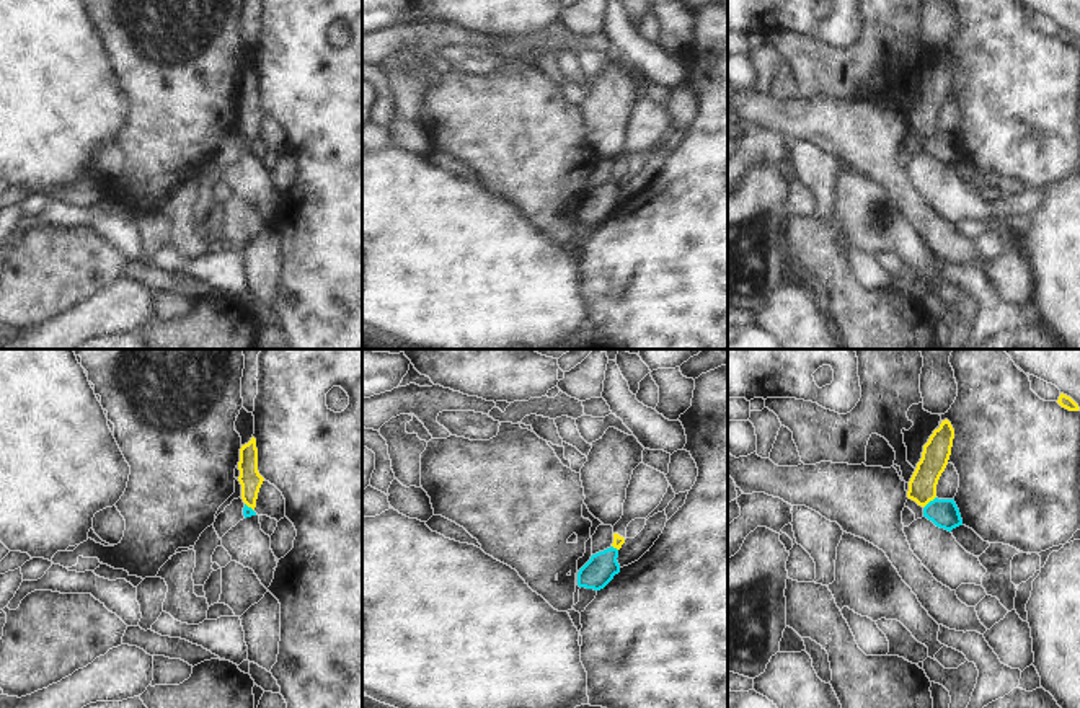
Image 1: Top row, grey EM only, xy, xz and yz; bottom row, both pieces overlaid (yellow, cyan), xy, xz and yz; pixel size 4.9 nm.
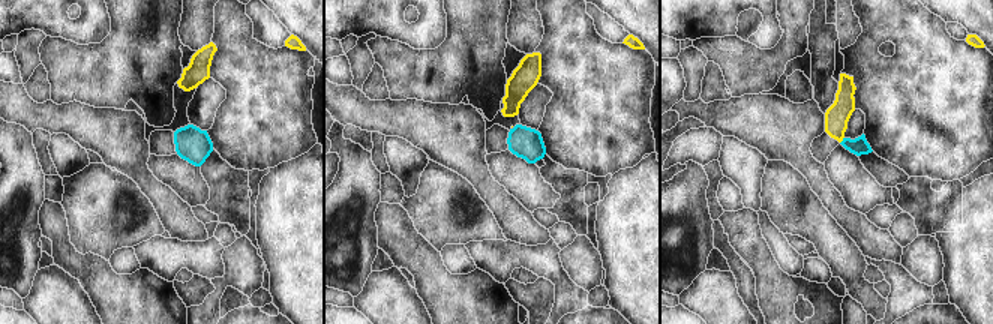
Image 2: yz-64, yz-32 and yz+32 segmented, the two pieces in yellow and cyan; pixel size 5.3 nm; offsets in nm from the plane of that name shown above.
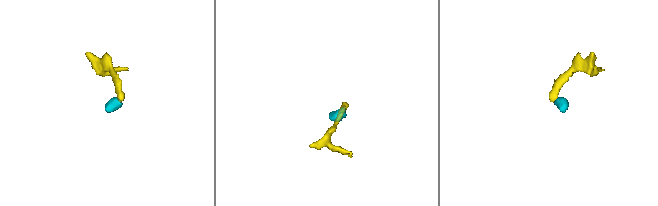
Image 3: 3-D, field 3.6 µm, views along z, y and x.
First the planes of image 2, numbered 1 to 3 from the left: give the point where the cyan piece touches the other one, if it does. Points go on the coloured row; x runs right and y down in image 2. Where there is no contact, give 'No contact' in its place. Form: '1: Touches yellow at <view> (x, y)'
1: No contact
2: No contact
3: Touches yellow at yz+32 (842, 140).

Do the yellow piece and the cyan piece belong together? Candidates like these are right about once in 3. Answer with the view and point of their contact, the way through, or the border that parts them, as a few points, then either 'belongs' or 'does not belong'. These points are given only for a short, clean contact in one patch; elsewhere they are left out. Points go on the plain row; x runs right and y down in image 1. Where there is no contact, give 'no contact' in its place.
yz (929, 136) | along yz (935, 131), (924, 142) | does not belong

